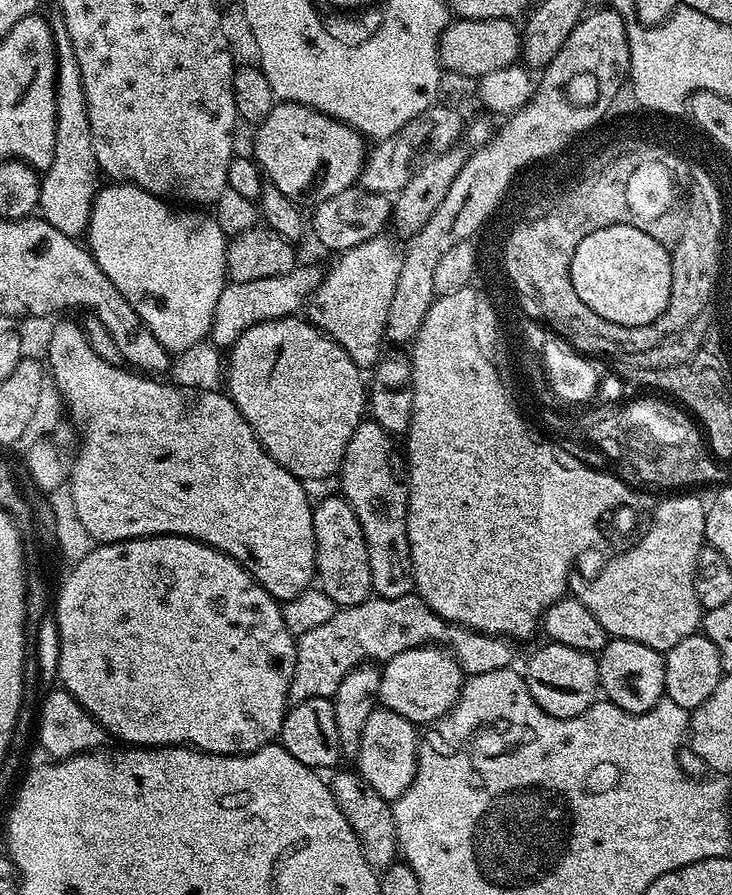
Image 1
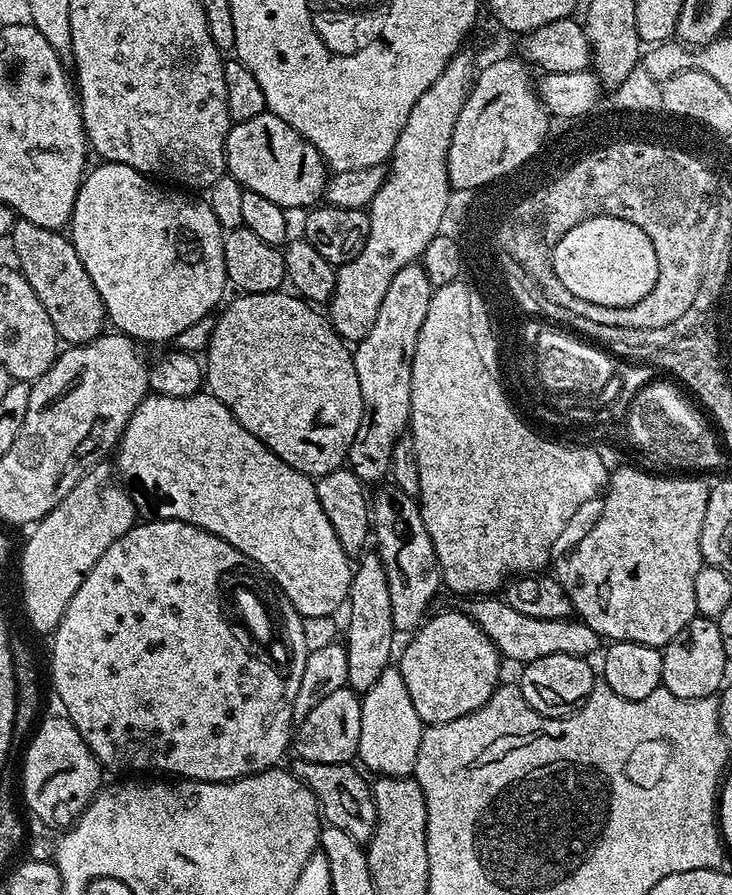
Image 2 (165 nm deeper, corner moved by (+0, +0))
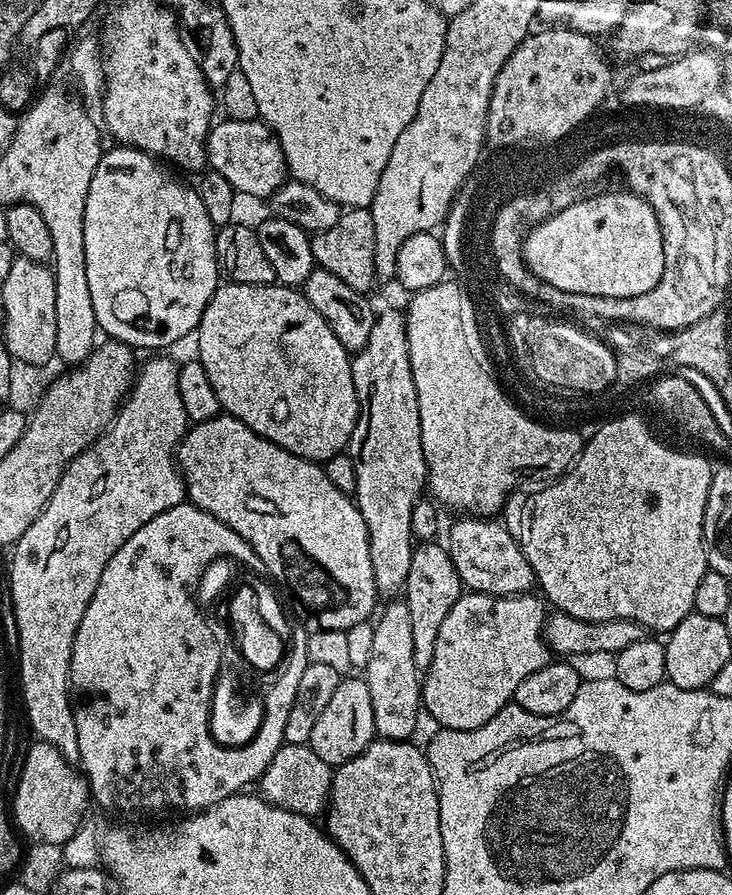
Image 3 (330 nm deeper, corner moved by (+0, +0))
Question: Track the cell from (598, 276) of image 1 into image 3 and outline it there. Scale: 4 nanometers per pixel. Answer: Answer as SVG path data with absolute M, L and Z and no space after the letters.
M631 190L602 191L575 201L536 225L524 239L525 265L538 279L558 290L614 298L646 294L646 290L654 290L654 286L658 286L664 269L662 230L658 226L658 218L652 207Z

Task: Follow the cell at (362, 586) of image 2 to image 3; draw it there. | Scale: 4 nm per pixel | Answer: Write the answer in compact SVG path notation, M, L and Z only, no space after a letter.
M381 311L379 315L377 315L376 321L374 322L374 330L370 330L370 340L366 342L366 346L362 346L360 352L352 356L352 377L354 378L354 390L358 394L358 402L360 403L360 417L356 420L352 440L347 447L347 451L354 454L354 459L356 461L356 490L354 499L358 510L362 514L362 522L366 522L366 534L370 540L370 562L374 566L376 595L380 598L396 598L403 593L404 583L410 574L410 558L412 557L412 549L414 547L414 537L410 530L410 514L414 510L414 506L422 499L422 493L425 491L428 482L428 467L426 466L426 458L422 454L422 434L420 433L420 419L418 418L418 402L420 401L420 396L416 393L414 374L410 370L406 316L403 311Z

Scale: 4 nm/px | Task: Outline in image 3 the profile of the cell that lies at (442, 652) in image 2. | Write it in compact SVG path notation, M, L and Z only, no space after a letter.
M465 591L458 598L458 602L454 602L454 606L450 606L450 614L446 614L442 627L438 630L438 642L434 642L434 654L430 658L428 667L422 676L423 711L427 715L429 712L437 720L437 725L440 728L449 728L450 730L478 730L478 726L486 726L486 722L490 722L490 718L494 718L494 714L498 714L498 710L502 710L508 704L513 703L522 678L526 678L534 670L542 670L542 666L550 663L548 644L544 641L546 611L544 612L543 607L545 608L545 605L542 603L541 597L536 594L529 594L527 596L491 596L490 594L470 591Z

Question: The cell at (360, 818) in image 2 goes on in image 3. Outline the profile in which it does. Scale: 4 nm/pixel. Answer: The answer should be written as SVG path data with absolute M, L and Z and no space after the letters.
M283 744L270 758L270 766L266 766L258 781L259 795L282 810L290 810L294 814L302 814L316 818L327 809L328 796L332 793L333 765L322 762L318 754L308 744Z

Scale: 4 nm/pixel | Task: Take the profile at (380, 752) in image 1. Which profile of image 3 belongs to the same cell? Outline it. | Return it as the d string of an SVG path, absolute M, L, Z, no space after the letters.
M392 598L379 609L372 628L372 645L368 648L368 665L362 679L368 684L370 702L374 706L376 736L382 740L408 740L422 717L422 672L414 662L414 634L410 627L410 610L403 598Z

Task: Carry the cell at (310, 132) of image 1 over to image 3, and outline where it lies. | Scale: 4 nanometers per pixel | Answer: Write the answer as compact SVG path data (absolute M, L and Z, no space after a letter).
M227 118L213 123L208 129L208 168L222 174L241 197L264 196L270 198L289 179L288 167L276 136L263 120L238 122Z

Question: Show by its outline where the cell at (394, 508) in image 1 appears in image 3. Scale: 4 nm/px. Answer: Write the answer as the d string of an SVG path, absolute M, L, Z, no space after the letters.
M424 542L413 547L410 574L404 583L402 598L408 603L410 610L410 627L414 634L414 662L417 668L427 669L434 654L434 642L438 642L438 630L442 627L446 614L450 614L450 606L458 602L460 595L462 585L447 547L440 542Z

